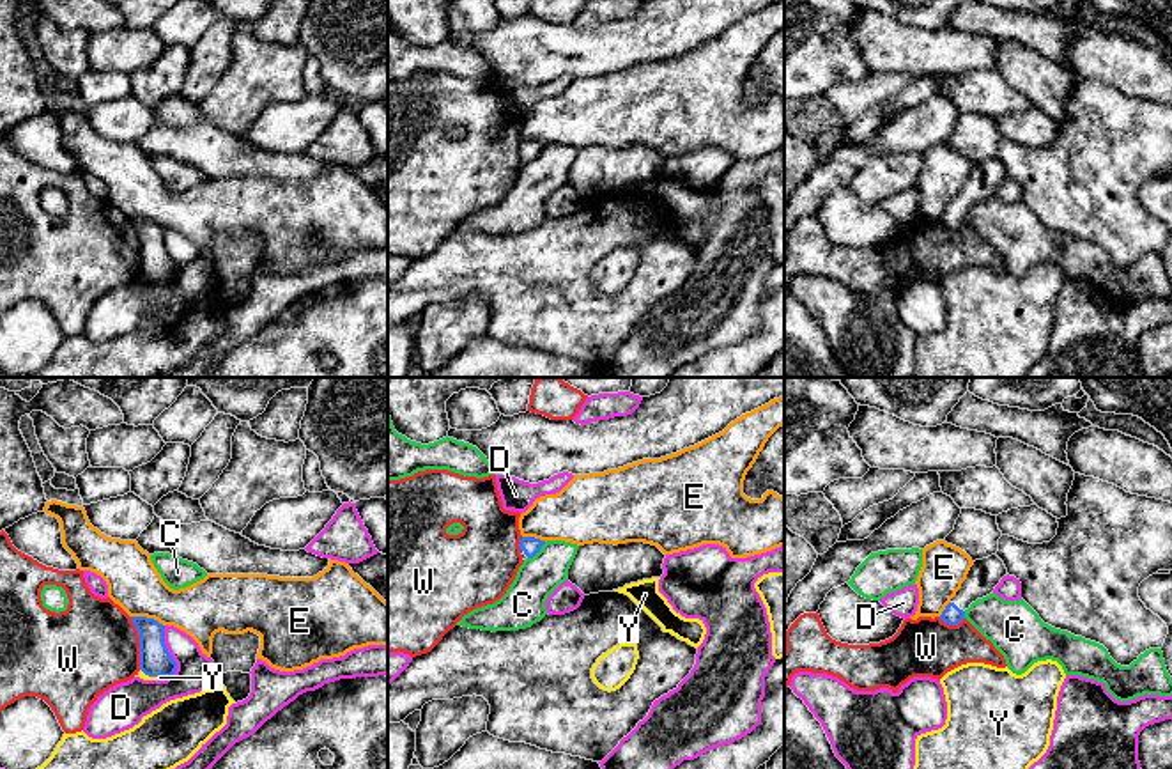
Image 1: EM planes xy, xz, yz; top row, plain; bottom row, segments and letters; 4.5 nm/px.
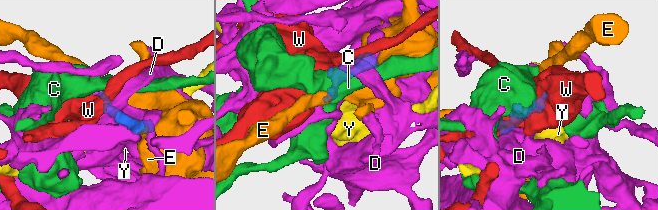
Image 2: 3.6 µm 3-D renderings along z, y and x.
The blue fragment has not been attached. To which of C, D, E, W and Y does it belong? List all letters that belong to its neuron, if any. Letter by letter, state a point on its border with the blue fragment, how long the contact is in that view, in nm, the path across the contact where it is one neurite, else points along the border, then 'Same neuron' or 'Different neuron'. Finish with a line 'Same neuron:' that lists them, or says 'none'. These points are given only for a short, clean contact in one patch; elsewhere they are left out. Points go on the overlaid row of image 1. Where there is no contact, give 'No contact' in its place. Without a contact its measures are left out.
C: Touches blue at xz (537, 551). Shared border 120 nm. Boundary: xz (546, 543), (528, 559). Different neuron
D: Touches blue at xy (169, 652). Shared border 240 nm. Different neuron
E: Touches blue at xy (146, 617). Shared border 160 nm. Different neuron
W: Touches blue at xy (140, 644). Shared border 240 nm. Different neuron
Y: Touches blue at xy (154, 675). Shared border 130 nm. Boundary: xy (140, 668), (149, 675), (167, 677). Different neuron
Same neuron: none

